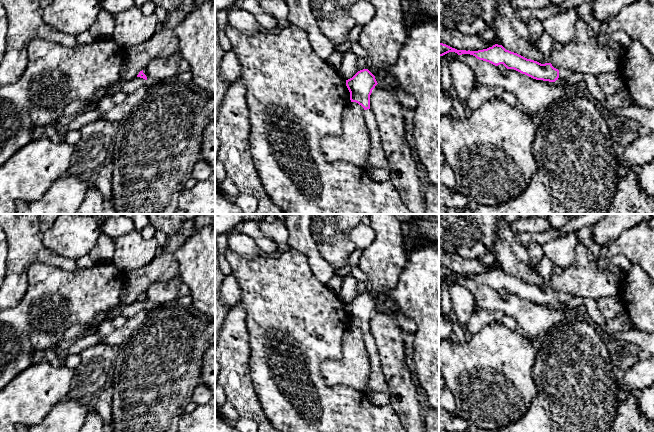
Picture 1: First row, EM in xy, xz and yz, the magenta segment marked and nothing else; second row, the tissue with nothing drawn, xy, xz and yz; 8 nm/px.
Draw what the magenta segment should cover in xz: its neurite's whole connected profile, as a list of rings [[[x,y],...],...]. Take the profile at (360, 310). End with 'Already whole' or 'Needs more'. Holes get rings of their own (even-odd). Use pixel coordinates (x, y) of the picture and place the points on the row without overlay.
[[[368,293],[360,294],[352,302],[346,304],[350,324],[364,332],[364,341],[369,353],[371,374],[364,392],[377,391],[389,394],[389,387],[381,370],[378,350],[370,334],[370,319],[377,308],[375,300]]]. Needs more

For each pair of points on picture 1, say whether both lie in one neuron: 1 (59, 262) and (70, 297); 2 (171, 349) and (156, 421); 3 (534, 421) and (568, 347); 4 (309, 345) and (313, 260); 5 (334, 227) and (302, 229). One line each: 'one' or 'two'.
1: two
2: one
3: one
4: two
5: two

